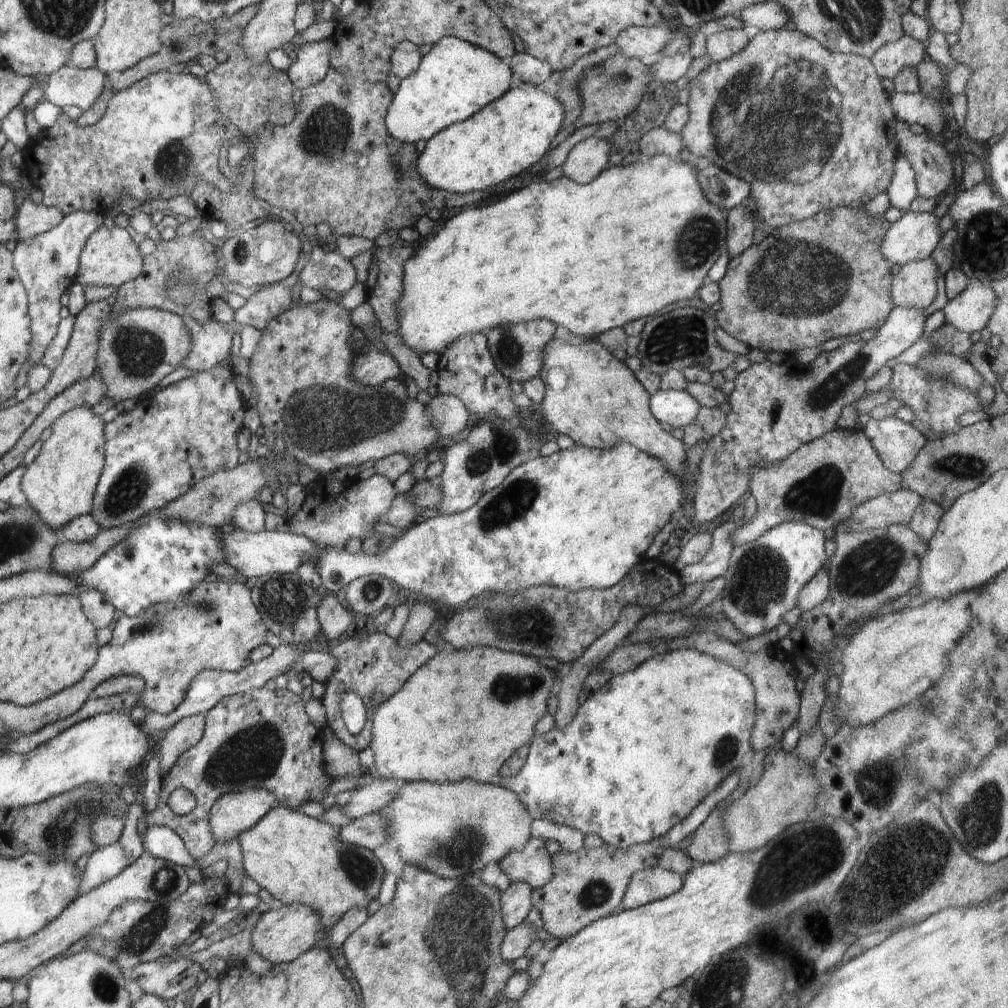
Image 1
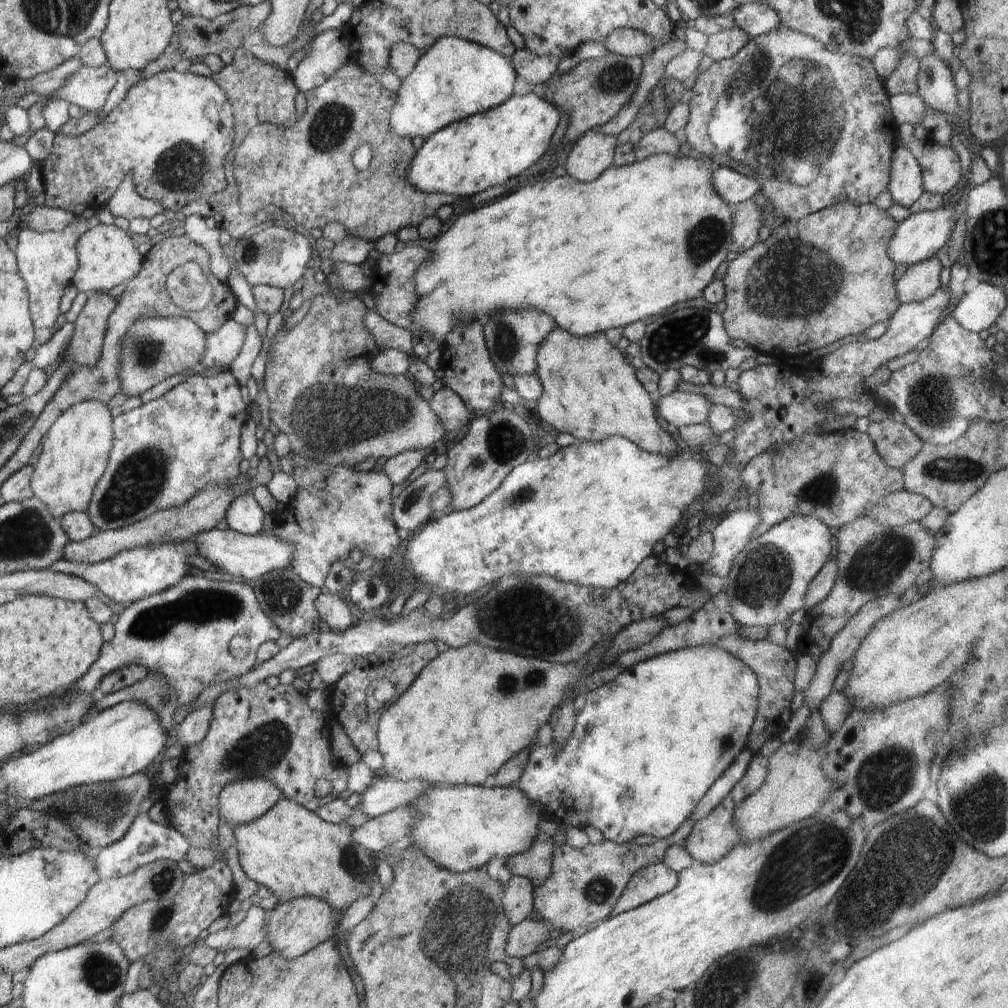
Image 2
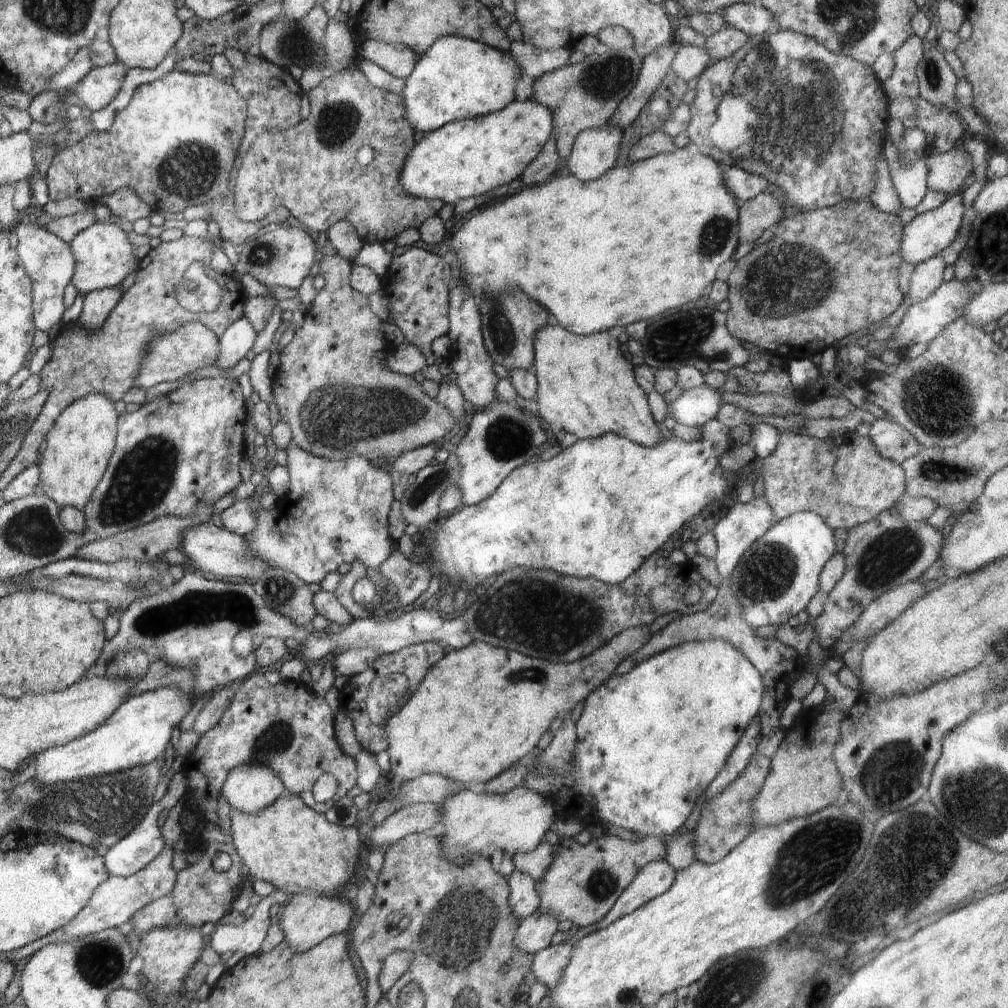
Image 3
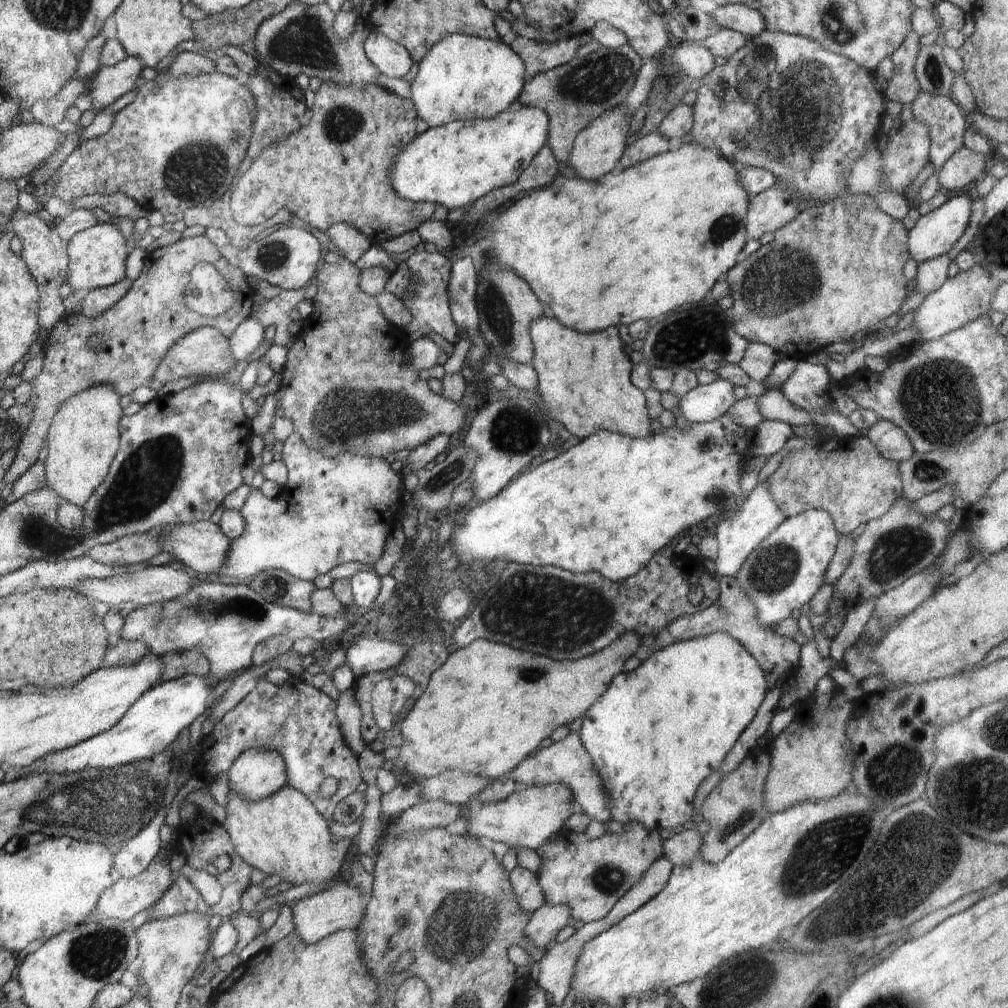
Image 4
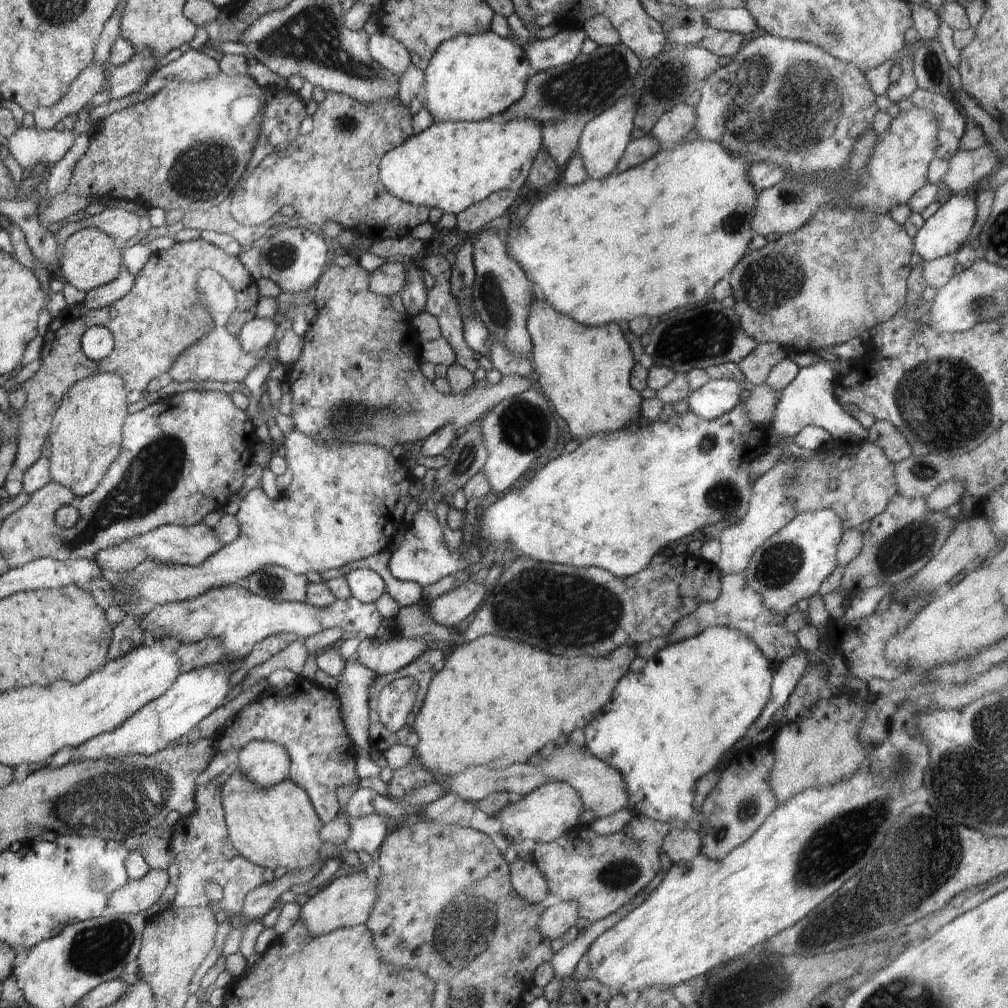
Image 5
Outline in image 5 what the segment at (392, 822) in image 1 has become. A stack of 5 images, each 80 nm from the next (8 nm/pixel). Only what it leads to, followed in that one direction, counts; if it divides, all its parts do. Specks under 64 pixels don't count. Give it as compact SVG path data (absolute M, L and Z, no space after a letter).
M548 781L517 803L502 809L496 817L502 822L501 833L509 840L549 843L579 824L580 814L585 810L580 793L568 781Z

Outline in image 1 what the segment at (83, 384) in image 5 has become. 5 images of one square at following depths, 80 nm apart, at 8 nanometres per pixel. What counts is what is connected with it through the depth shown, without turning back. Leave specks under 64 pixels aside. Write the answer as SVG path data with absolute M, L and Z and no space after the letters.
M86 405L71 408L52 425L52 434L43 443L36 459L25 468L21 487L27 498L27 504L32 505L43 518L43 523L60 532L61 528L72 522L77 516L90 515L92 499L106 464L106 424L100 415L94 414Z

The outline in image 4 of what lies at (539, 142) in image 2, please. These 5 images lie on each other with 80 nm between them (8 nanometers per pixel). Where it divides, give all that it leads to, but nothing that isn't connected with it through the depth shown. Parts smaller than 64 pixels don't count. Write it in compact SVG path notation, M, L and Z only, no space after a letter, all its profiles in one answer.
M516 99L508 109L491 119L457 120L429 127L396 156L390 170L390 180L397 195L414 204L431 202L448 210L474 204L494 188L510 186L520 178L532 159L543 149L549 133L548 115L536 107L523 107Z

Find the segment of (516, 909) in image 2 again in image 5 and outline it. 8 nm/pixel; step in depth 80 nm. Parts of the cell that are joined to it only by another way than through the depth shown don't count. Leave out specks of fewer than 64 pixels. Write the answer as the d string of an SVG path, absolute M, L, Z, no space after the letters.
M516 857L509 875L515 891L529 903L540 903L548 896L546 877L535 862Z

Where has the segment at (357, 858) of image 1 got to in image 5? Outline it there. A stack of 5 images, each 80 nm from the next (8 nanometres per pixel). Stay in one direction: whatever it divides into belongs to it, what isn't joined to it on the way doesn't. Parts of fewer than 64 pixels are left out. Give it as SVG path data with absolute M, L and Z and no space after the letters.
M232 767L228 779L221 786L221 803L229 839L234 848L251 863L264 869L271 868L273 871L276 868L287 868L290 871L304 868L318 858L319 848L322 846L322 842L318 840L318 832L322 828L323 821L316 816L308 792L292 779L284 779L274 786L264 788L253 783L246 773Z

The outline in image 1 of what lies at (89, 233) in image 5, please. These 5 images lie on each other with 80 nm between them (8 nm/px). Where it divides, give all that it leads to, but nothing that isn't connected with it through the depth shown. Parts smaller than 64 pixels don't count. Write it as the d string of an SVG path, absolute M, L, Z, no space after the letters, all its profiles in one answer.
M113 225L99 228L86 242L83 248L83 259L80 260L80 270L77 283L84 286L121 286L131 282L141 274L144 264L138 252L138 246L132 242L128 230Z

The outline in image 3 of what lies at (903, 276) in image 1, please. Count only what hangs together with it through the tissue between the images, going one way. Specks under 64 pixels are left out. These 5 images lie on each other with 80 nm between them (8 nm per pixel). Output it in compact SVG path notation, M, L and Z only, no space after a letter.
M941 254L915 265L906 297L910 297L913 302L928 298L943 283L942 276L946 266Z

